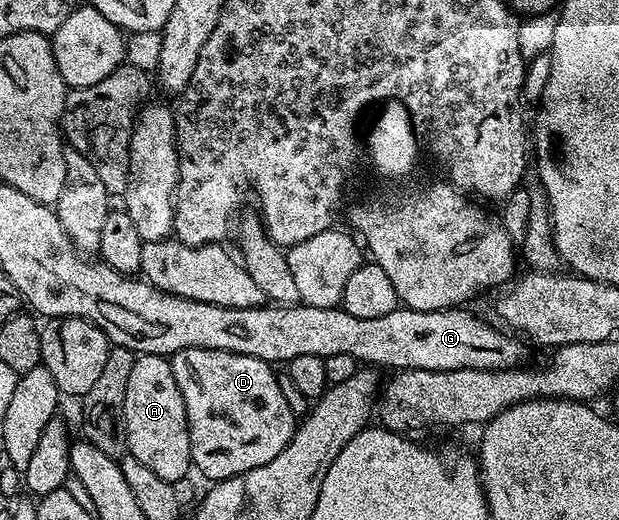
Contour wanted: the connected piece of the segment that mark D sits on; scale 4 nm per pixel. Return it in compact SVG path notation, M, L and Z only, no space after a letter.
M183 348L171 356L171 361L175 372L175 384L179 384L179 392L183 396L183 404L187 412L193 465L199 468L199 472L203 472L203 476L207 476L213 482L222 482L224 478L242 474L251 468L259 468L259 464L267 464L269 461L275 460L275 456L279 456L279 452L283 452L283 448L287 448L287 444L293 439L293 433L297 431L299 419L293 415L287 399L283 397L283 388L279 388L277 379L278 371L270 363L259 360L255 356L243 356L235 352L223 352L211 348Z

